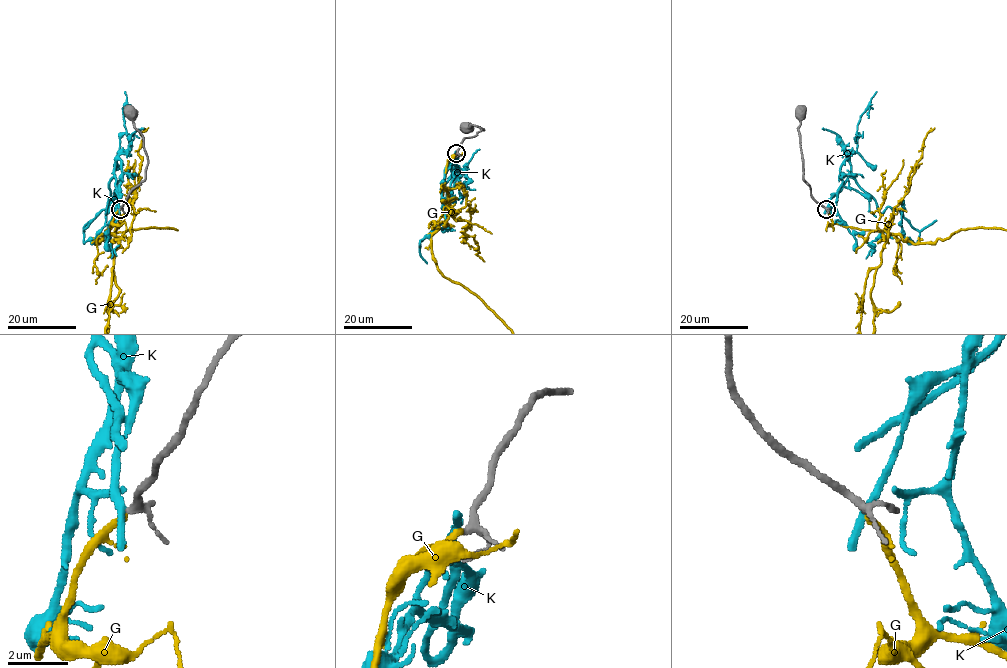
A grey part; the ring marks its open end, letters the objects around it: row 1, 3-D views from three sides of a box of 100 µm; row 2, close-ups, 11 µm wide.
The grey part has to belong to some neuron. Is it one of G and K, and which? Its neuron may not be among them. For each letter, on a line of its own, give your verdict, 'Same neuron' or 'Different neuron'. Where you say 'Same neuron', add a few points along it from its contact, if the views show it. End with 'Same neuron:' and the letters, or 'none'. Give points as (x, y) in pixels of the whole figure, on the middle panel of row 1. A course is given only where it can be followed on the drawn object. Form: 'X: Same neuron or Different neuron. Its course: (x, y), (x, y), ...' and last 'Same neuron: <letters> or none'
G: Same neuron
K: Different neuron
Same neuron: G

